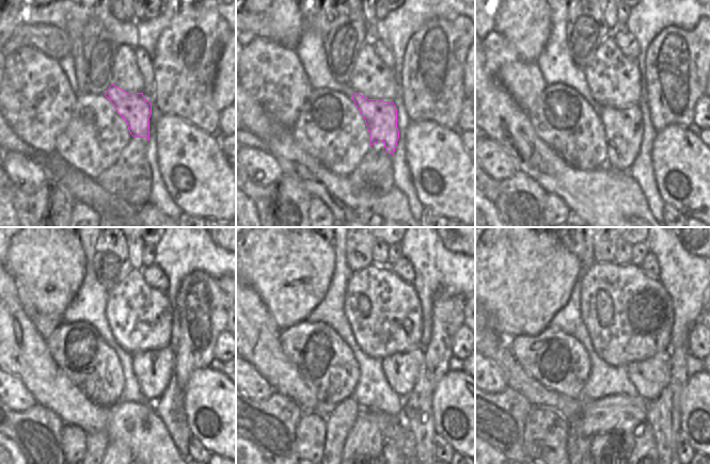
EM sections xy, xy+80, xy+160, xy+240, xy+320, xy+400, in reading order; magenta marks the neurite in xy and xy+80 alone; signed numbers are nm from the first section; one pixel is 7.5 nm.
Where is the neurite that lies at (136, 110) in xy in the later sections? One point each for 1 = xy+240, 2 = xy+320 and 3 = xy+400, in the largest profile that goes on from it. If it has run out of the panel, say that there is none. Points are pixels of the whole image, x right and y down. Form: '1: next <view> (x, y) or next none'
1: next xy+240 (156, 367)
2: next xy+320 (401, 370)
3: next xy+400 (649, 377)

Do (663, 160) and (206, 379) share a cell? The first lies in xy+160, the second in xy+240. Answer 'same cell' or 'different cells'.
same cell

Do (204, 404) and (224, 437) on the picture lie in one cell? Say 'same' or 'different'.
same

